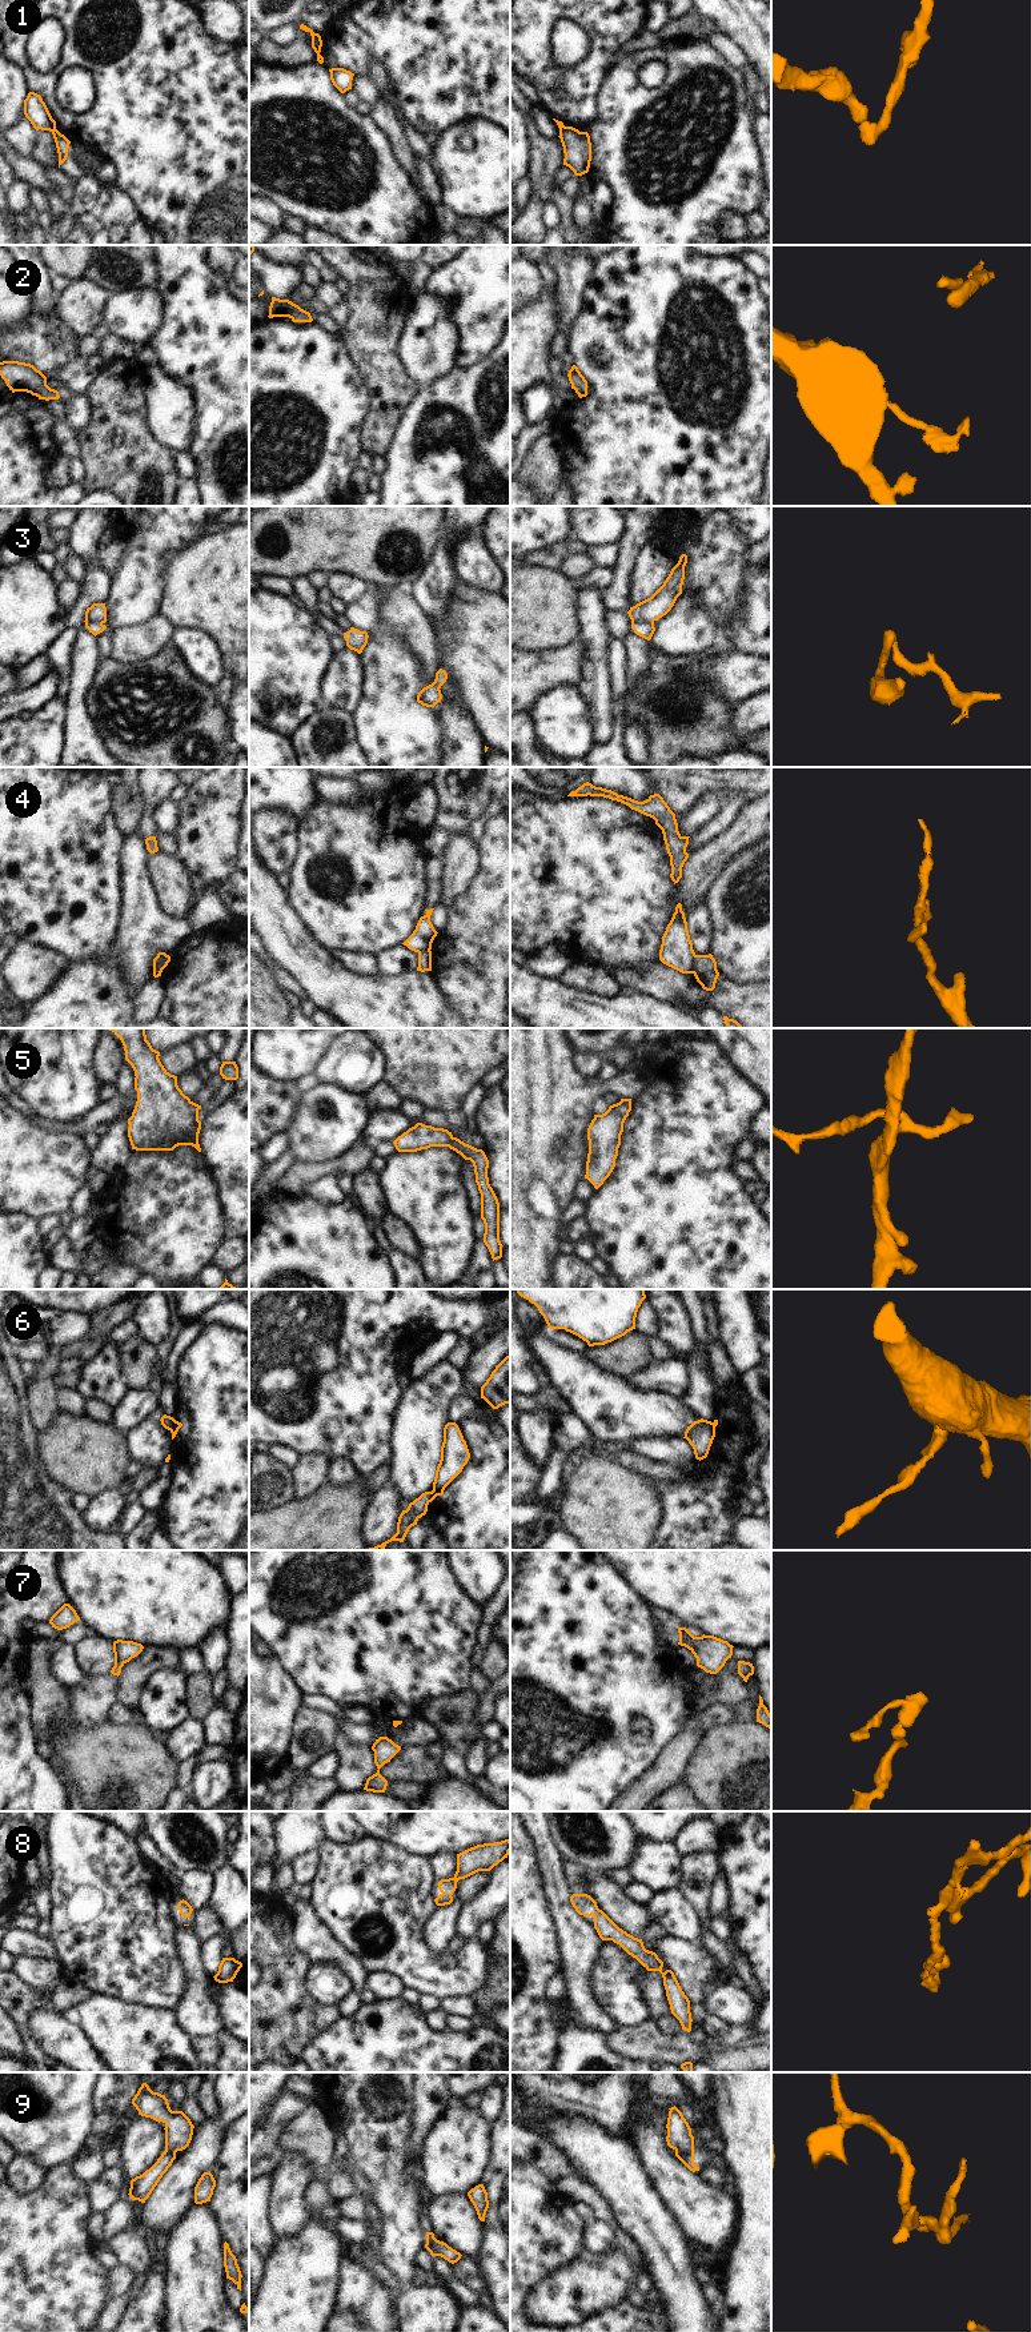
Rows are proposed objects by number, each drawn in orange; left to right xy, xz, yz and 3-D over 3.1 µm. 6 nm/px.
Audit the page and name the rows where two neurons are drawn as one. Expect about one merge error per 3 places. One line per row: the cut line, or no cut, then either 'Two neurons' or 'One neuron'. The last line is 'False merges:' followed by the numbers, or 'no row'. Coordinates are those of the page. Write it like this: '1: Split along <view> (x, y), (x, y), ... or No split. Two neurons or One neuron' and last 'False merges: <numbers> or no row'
1: Split along xy (55, 128), (52, 132). Two neurons
2: No split. One neuron
3: Split along yz (653, 621), (640, 621), (633, 629). Two neurons
4: Split along yz (695, 955), (691, 972). Two neurons
5: No split. One neuron
6: Split along xy (176, 1421), (169, 1429). Two neurons
7: No split. One neuron
8: No split. One neuron
9: Split along xz (433, 2235), (433, 2248), (440, 2255). Two neurons
False merges: 1, 3, 4, 6, 9

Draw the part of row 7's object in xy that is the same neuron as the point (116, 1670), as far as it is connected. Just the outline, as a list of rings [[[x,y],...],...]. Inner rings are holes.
[[[117,1639],[113,1642],[115,1666],[111,1673],[120,1675],[121,1667],[143,1651],[144,1646],[133,1641]]]

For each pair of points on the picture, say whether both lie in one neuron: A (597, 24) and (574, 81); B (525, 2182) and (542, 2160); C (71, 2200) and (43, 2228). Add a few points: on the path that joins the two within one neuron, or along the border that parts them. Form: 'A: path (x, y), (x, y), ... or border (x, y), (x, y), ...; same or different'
A: path (597, 39), (597, 59), (589, 67); same
B: border (524, 2160), (533, 2164), (556, 2184); different
C: path (64, 2207), (49, 2222); same

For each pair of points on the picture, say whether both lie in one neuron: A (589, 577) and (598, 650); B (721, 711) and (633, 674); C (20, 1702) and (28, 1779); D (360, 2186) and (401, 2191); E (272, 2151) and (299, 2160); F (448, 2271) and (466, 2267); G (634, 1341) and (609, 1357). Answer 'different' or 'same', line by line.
A: different
B: different
C: same
D: different
E: different
F: different
G: same

